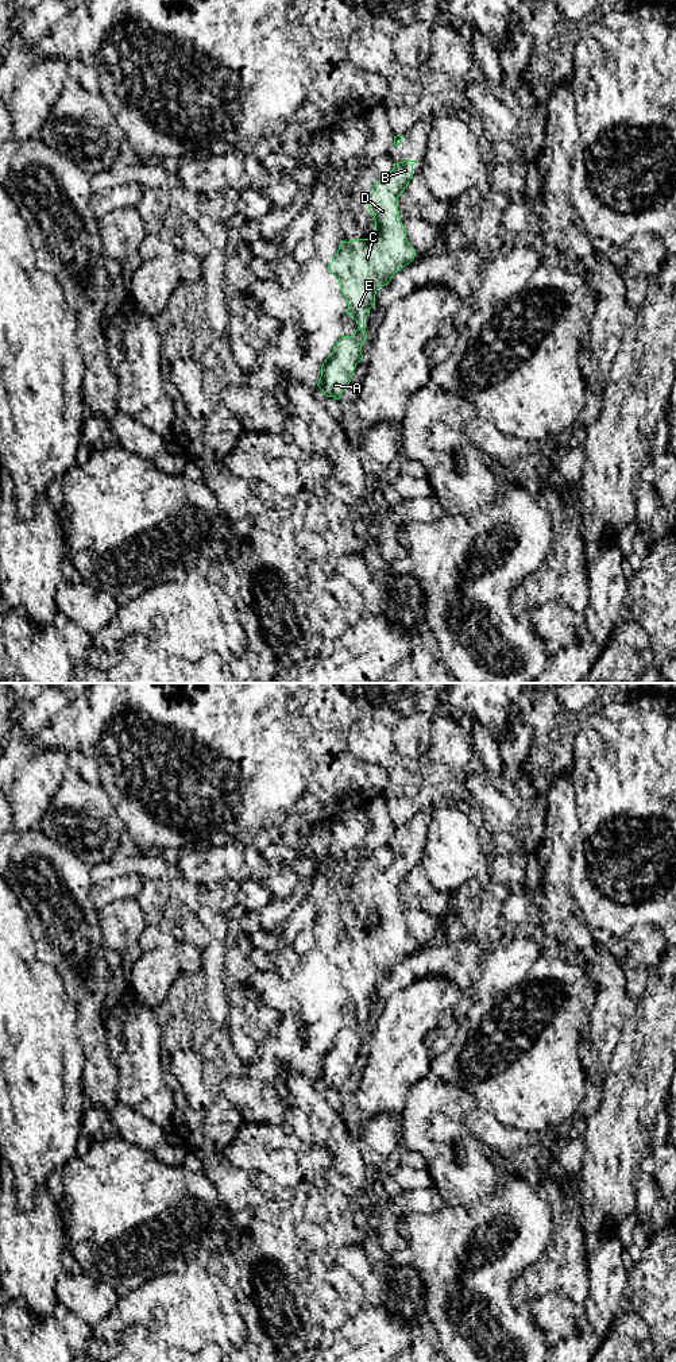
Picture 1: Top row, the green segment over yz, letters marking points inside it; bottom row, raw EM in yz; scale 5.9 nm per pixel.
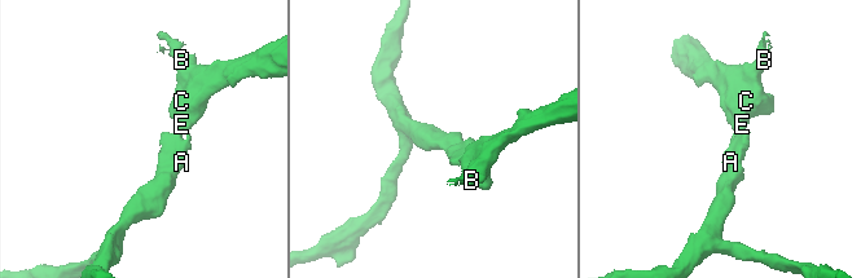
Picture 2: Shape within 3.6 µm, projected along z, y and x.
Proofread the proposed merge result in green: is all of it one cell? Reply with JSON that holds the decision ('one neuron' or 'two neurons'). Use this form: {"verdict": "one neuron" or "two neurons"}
{"verdict": "one neuron"}

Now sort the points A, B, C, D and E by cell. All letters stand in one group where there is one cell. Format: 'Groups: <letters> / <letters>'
Groups: A B C D E

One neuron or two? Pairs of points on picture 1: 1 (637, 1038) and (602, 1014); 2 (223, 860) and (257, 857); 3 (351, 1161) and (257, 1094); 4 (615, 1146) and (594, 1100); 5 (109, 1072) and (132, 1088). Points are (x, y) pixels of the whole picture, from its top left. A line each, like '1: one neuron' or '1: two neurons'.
1: two neurons
2: two neurons
3: two neurons
4: two neurons
5: two neurons

